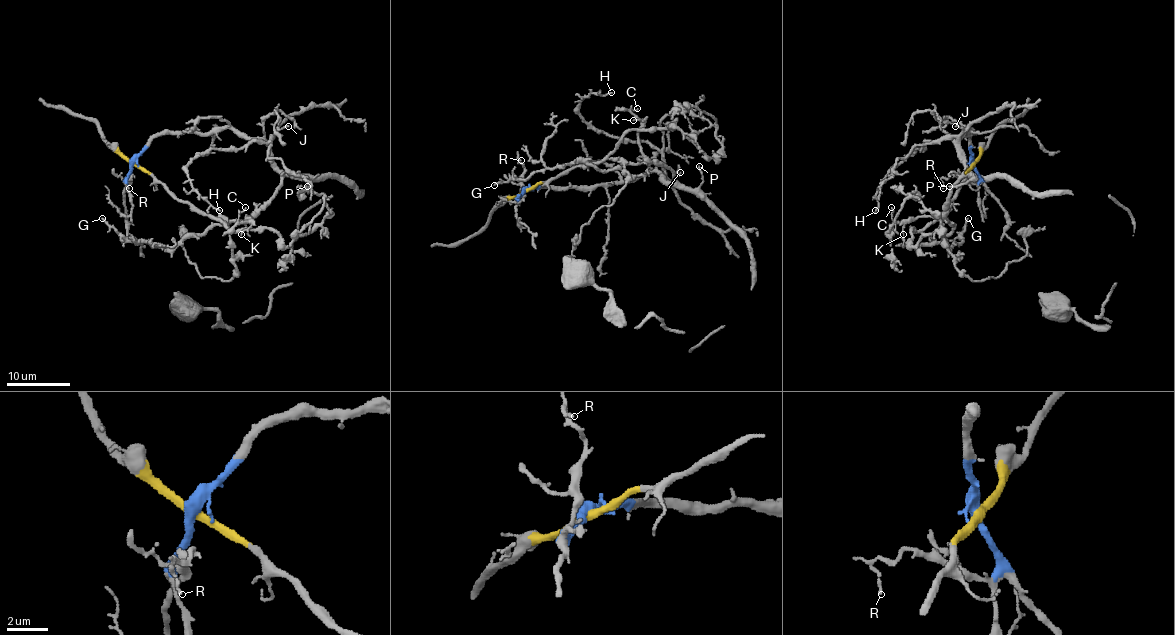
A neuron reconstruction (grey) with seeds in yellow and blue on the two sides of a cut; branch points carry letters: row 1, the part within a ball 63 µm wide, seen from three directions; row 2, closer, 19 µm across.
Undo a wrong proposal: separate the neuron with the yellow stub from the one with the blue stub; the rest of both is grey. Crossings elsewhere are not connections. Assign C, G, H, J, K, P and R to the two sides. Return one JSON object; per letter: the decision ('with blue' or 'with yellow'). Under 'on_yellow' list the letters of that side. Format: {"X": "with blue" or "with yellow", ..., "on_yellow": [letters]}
{"C": "with blue", "G": "with blue", "H": "with blue", "J": "with blue", "K": "with blue", "P": "with blue", "R": "with blue", "on_yellow": []}

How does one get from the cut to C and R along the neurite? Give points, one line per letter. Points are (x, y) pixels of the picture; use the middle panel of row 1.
C: (524, 191), (607, 184), (656, 171), (674, 179), (643, 154), (640, 121), (631, 111), (637, 108)
R: (524, 191), (519, 195), (524, 167), (518, 157), (521, 160)

